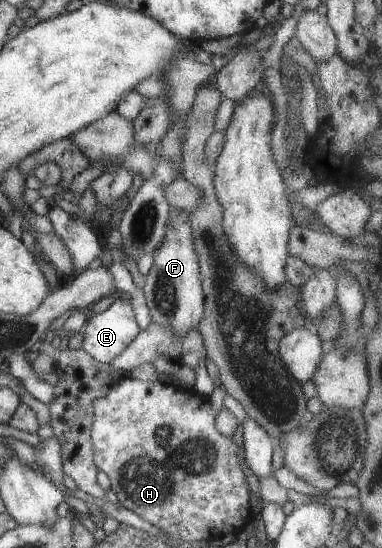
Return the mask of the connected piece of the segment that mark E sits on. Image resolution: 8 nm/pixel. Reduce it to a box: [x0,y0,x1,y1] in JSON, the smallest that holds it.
[81,298,141,363]

